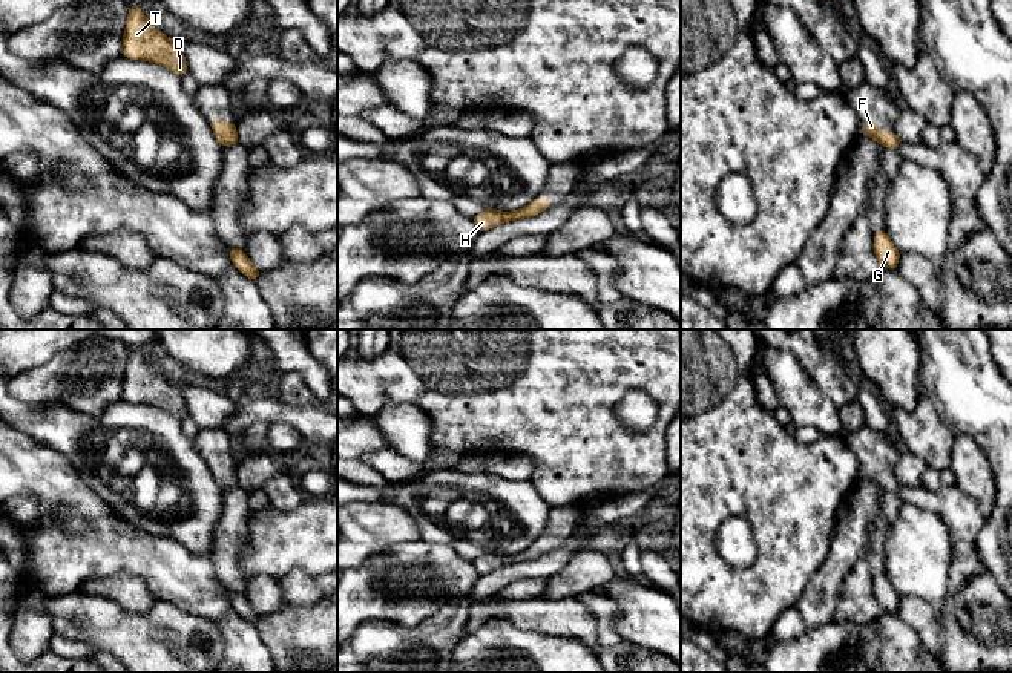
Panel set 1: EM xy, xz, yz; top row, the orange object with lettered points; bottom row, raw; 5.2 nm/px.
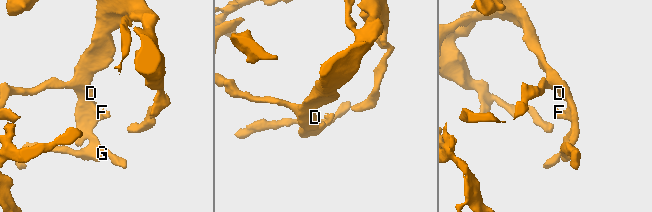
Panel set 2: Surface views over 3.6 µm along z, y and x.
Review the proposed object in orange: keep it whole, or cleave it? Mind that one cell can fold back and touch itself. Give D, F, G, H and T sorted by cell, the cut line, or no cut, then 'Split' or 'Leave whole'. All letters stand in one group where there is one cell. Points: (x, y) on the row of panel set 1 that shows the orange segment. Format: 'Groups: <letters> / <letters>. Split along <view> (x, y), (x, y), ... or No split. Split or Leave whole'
Groups: D F G H T. No split. Leave whole

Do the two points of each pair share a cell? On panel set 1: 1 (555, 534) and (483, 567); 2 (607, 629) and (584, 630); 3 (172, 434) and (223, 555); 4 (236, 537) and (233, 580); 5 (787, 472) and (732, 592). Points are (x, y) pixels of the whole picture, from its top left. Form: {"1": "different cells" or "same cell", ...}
{"1": "same cell", "2": "different cells", "3": "different cells", "4": "same cell", "5": "same cell"}

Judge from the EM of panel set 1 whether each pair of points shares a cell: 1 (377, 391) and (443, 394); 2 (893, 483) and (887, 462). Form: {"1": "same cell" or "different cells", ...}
{"1": "same cell", "2": "same cell"}

